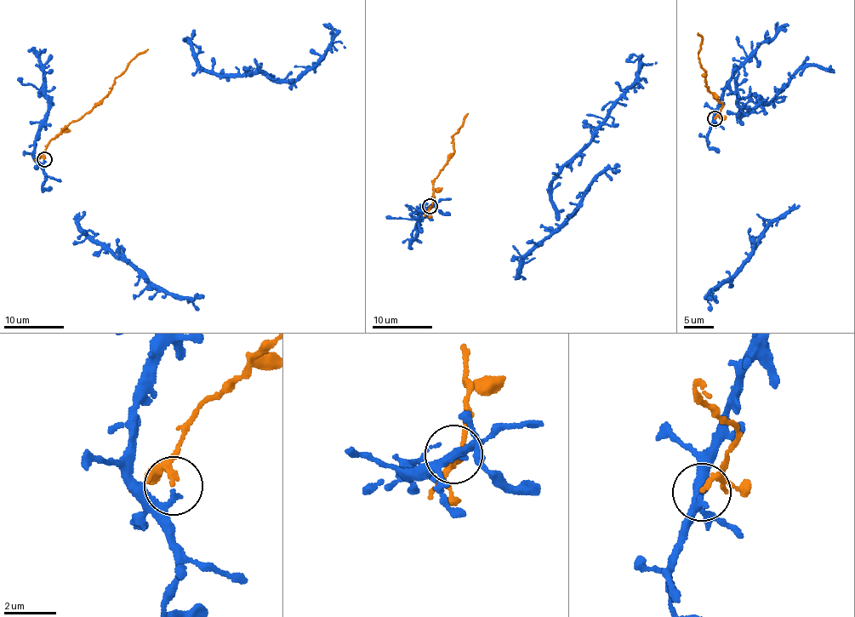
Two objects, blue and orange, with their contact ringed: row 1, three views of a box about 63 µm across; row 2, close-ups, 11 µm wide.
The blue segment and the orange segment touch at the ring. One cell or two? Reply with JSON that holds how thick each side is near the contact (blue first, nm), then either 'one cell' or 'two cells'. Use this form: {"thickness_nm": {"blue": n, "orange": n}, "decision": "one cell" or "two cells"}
{"thickness_nm": {"blue": 220, "orange": 150}, "decision": "two cells"}

